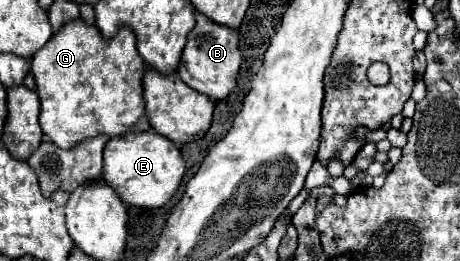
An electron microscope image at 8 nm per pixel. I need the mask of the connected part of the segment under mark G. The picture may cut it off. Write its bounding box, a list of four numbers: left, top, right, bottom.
[30,18,150,148]

